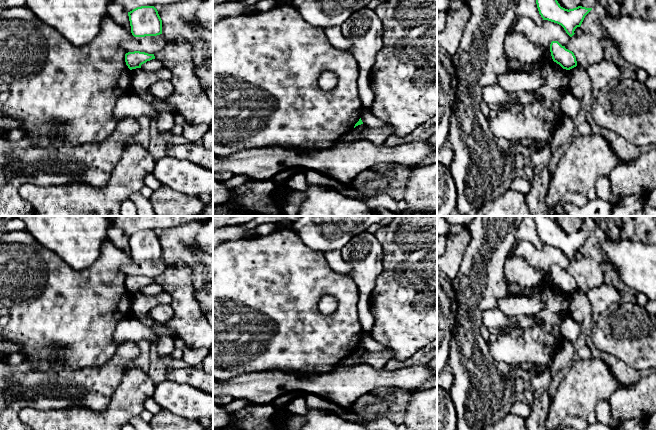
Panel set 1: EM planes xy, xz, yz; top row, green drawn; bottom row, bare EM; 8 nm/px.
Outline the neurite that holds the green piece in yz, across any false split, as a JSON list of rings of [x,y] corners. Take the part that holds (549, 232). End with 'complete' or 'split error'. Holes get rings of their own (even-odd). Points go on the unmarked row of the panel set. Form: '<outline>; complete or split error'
[[[534,216],[534,220],[543,244],[561,249],[570,261],[575,258],[575,253],[581,250],[585,240],[592,234],[592,232],[582,230],[569,234],[565,233],[560,230],[555,220],[546,216]]]; complete

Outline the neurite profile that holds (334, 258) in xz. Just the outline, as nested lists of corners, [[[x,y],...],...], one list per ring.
[[[340,250],[323,252],[328,264],[338,273],[351,278],[351,266],[346,263],[340,253]]]

